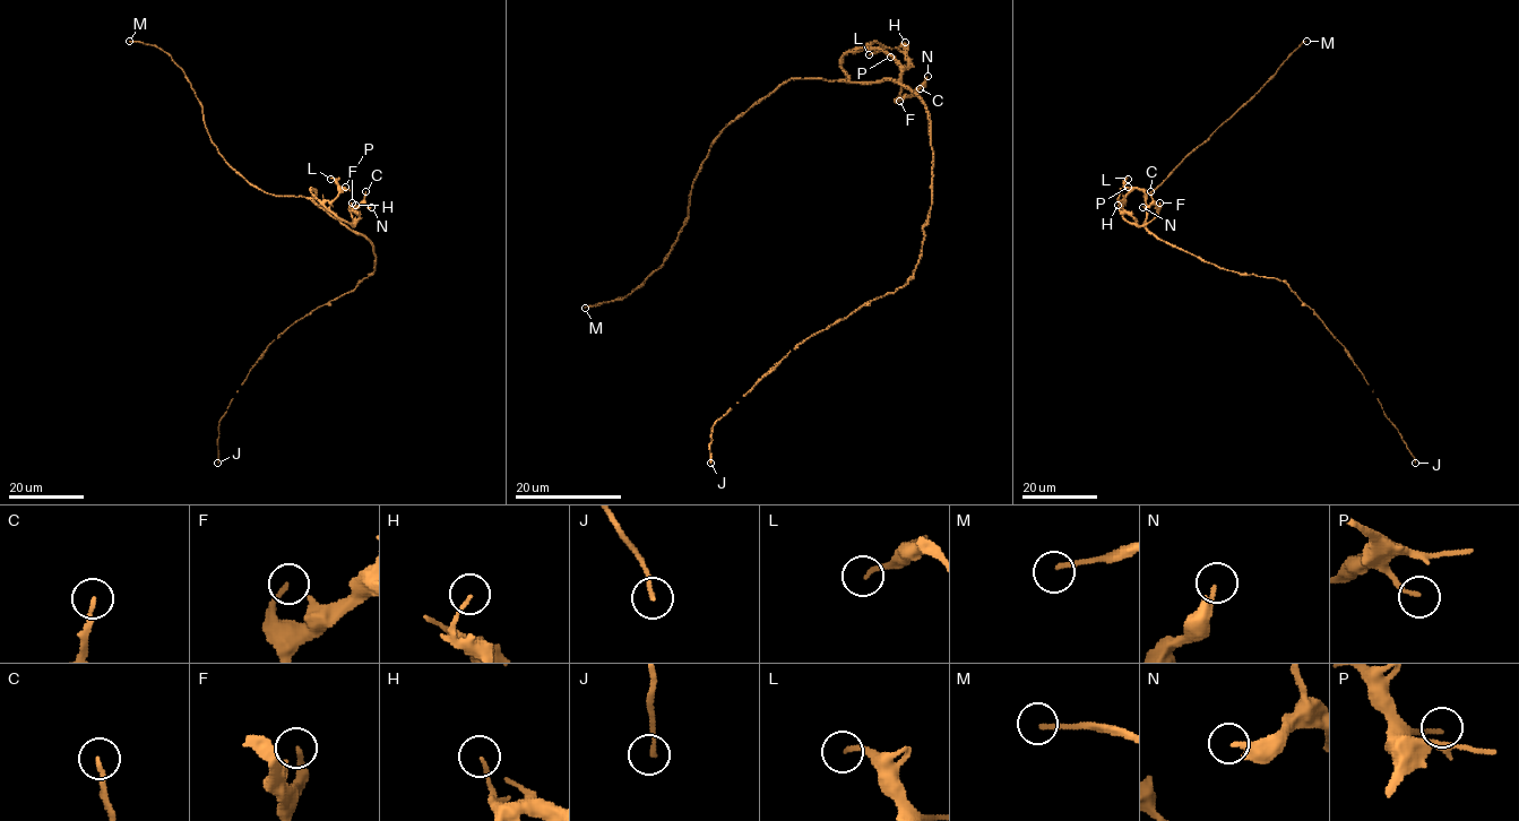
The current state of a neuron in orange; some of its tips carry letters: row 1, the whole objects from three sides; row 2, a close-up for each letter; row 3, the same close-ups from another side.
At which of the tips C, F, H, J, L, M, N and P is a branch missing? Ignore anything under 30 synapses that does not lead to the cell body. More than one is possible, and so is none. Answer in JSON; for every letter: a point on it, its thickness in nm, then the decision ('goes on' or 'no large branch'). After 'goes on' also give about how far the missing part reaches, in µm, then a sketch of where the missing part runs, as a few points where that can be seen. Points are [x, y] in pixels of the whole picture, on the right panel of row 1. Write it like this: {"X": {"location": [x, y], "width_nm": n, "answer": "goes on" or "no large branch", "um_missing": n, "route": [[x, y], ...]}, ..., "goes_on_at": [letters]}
{"C": {"location": [1150, 191], "width_nm": 140, "answer": "no large branch"}, "F": {"location": [1159, 202], "width_nm": 160, "answer": "no large branch"}, "H": {"location": [1118, 205], "width_nm": 110, "answer": "no large branch"}, "J": {"location": [1415, 463], "width_nm": 160, "answer": "no large branch"}, "L": {"location": [1128, 179], "width_nm": 160, "answer": "no large branch"}, "M": {"location": [1306, 41], "width_nm": 190, "answer": "goes on", "um_missing": 130, "route": [[1306, 41], [1295, 67], [1200, 172], [1157, 239], [1144, 231], [1138, 235], [1138, 262], [1145, 270], [1172, 259]]}, "N": {"location": [1142, 207], "width_nm": 240, "answer": "no large branch"}, "P": {"location": [1128, 187], "width_nm": 140, "answer": "no large branch"}, "goes_on_at": ["M"]}

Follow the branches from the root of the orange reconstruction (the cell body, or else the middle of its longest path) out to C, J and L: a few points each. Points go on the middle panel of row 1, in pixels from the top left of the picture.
C: (930, 120), (923, 103), (891, 80), (847, 81), (840, 59), (879, 49), (899, 67), (899, 97), (920, 88)
J: (930, 120), (932, 198), (914, 275), (900, 288), (865, 303), (790, 351), (714, 424), (710, 463)
L: (930, 120), (923, 103), (891, 80), (847, 81), (840, 59), (877, 42), (880, 49), (869, 54)

